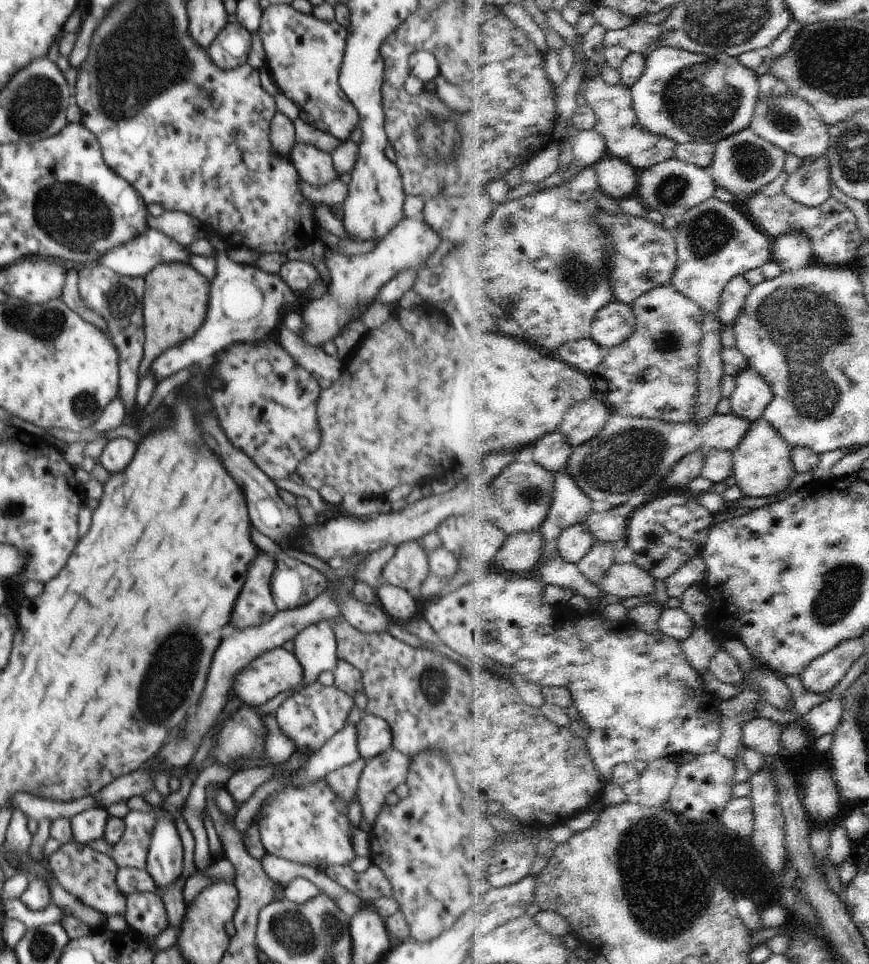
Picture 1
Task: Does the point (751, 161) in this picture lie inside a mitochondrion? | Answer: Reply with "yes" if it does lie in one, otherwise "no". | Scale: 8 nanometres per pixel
yes

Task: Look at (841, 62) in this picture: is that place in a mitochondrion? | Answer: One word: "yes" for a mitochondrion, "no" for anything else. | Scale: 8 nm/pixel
yes

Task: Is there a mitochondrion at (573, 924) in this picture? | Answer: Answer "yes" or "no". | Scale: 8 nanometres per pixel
no

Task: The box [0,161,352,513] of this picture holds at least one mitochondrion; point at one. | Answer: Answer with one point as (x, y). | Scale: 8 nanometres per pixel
(72, 214)

